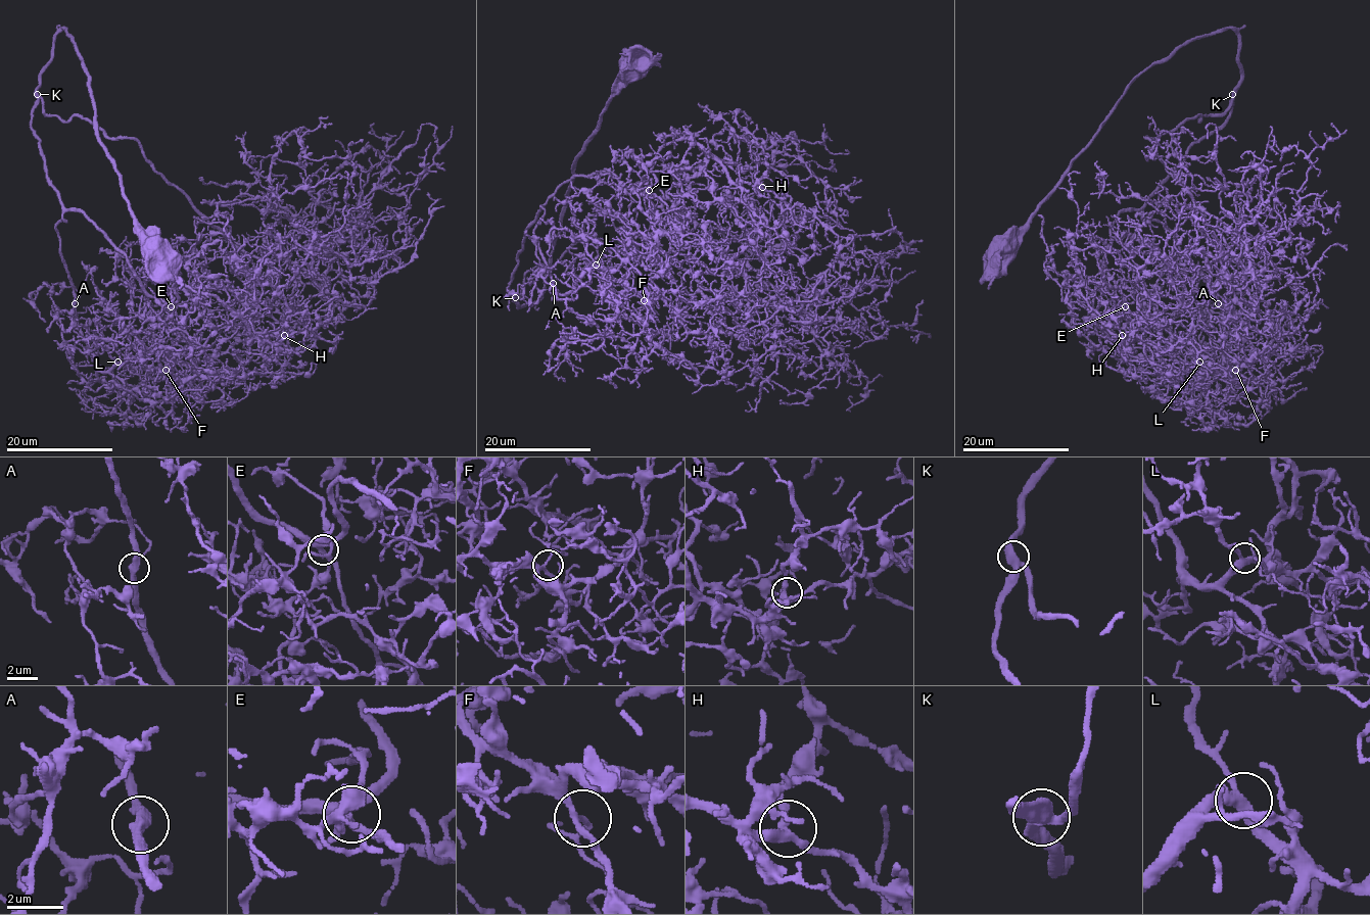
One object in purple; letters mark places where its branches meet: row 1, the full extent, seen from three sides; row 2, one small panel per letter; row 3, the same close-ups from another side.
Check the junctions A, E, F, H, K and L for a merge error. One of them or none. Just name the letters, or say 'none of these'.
none of these

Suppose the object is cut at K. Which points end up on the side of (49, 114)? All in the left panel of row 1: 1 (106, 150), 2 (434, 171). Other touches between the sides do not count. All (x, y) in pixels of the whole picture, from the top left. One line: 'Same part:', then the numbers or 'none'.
Same part: 2

